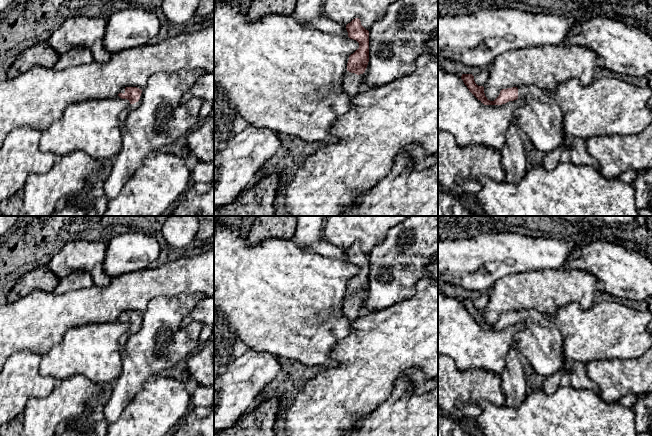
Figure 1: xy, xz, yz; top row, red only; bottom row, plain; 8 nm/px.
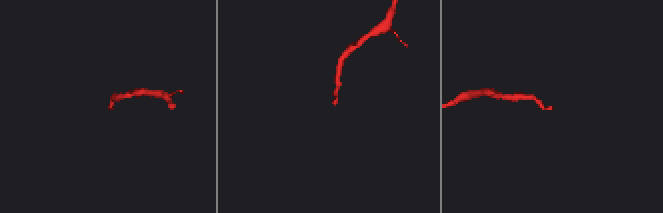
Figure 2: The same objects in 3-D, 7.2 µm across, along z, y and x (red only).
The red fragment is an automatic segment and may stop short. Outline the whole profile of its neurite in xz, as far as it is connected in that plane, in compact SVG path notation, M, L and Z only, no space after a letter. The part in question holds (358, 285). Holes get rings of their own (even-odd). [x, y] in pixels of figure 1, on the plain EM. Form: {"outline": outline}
{"outline": "M359 242L348 247L346 254L348 261L359 267L359 272L349 280L343 307L344 316L355 321L369 286L369 255L361 249Z"}

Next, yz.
{"outline": "M462 298L461 303L469 315L484 329L502 329L509 325L517 324L518 322L524 323L525 328L514 337L514 341L518 345L519 352L524 361L529 362L534 370L545 378L559 371L565 371L564 361L566 357L564 356L562 349L563 338L551 318L542 315L534 309L529 309L518 312L512 311L502 313L499 320L494 325L490 325L485 320L484 311L478 310L475 307L474 300L472 298Z"}

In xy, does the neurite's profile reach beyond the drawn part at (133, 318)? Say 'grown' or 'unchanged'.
grown

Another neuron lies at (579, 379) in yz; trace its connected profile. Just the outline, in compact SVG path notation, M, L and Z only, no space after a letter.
M574 361L570 371L571 386L578 389L590 389L600 395L598 386L589 379L586 364Z

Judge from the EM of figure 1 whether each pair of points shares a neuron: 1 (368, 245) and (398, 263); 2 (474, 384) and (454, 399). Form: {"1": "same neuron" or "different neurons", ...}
{"1": "different neurons", "2": "same neuron"}

